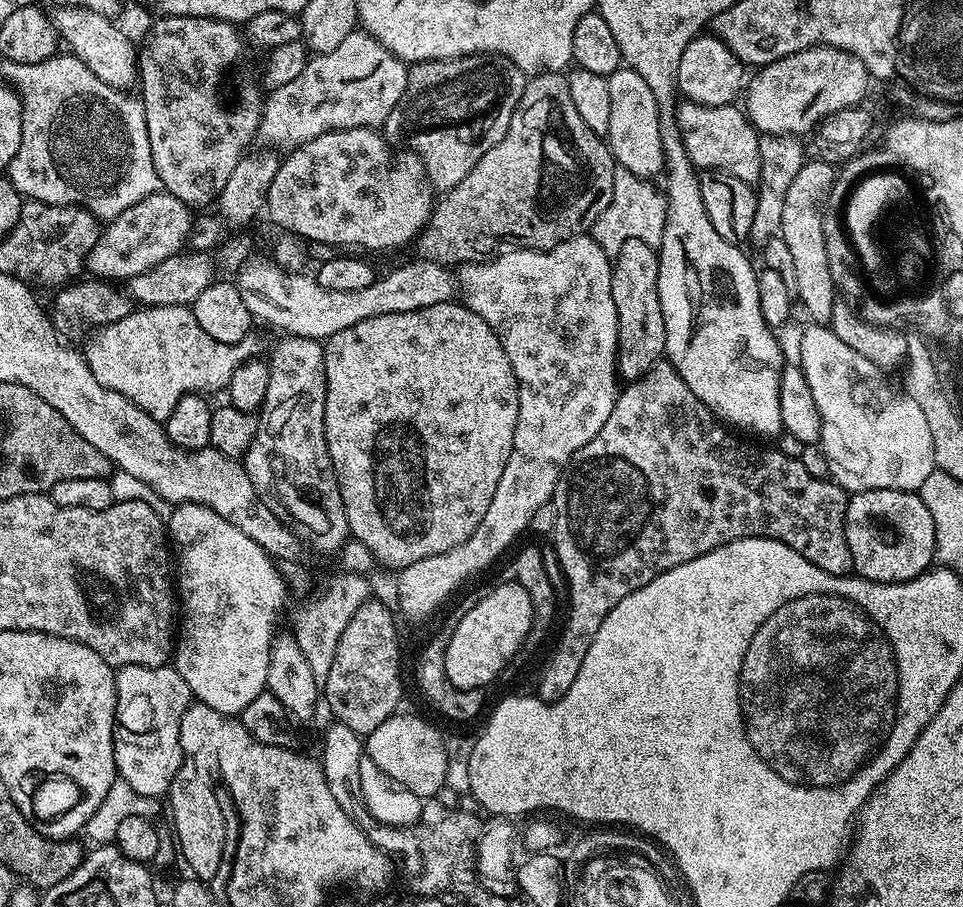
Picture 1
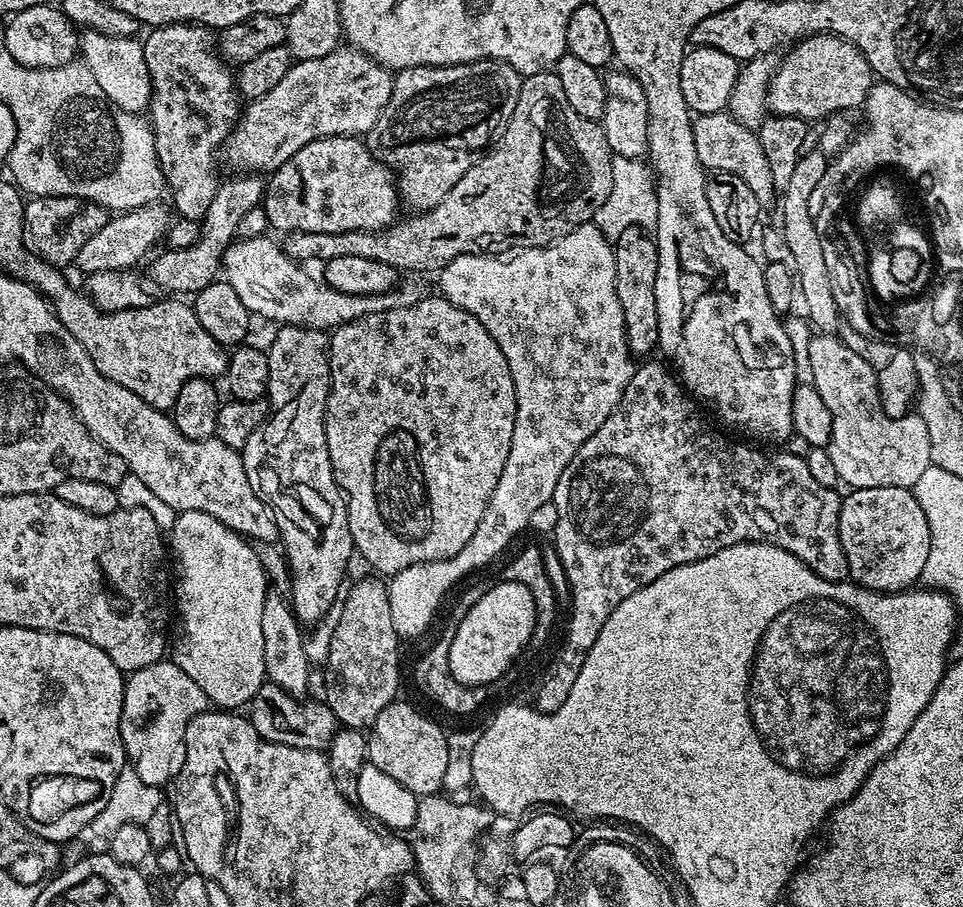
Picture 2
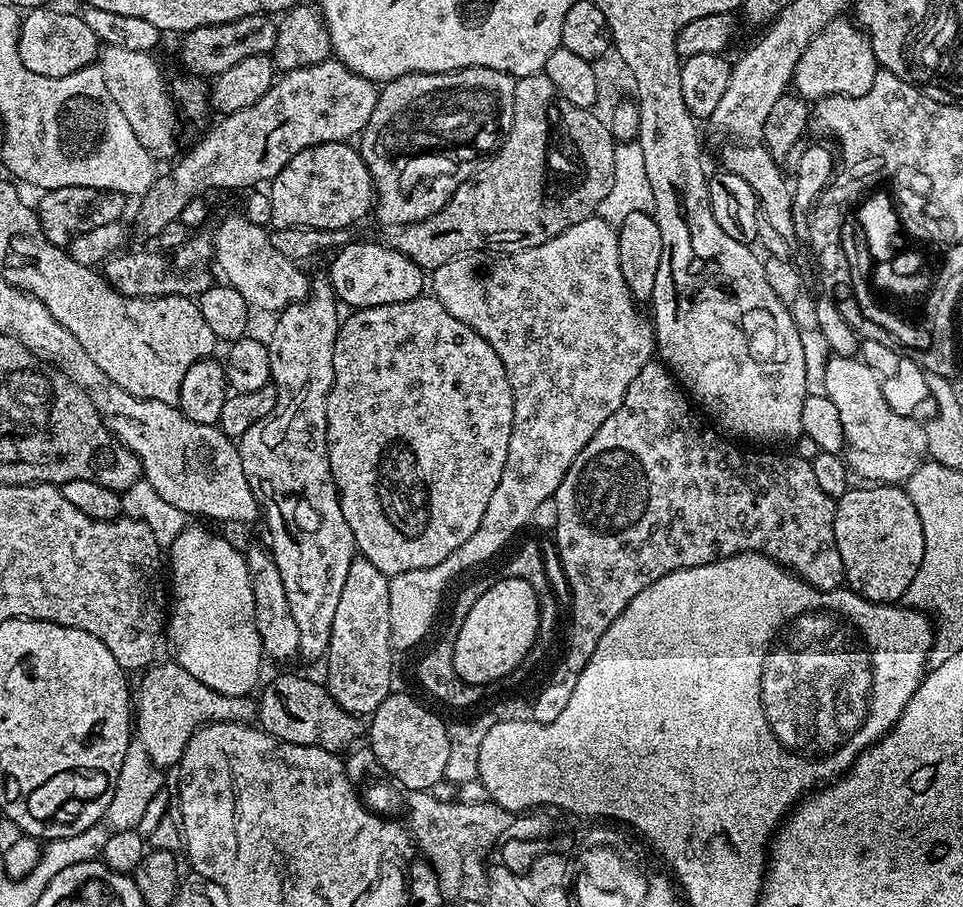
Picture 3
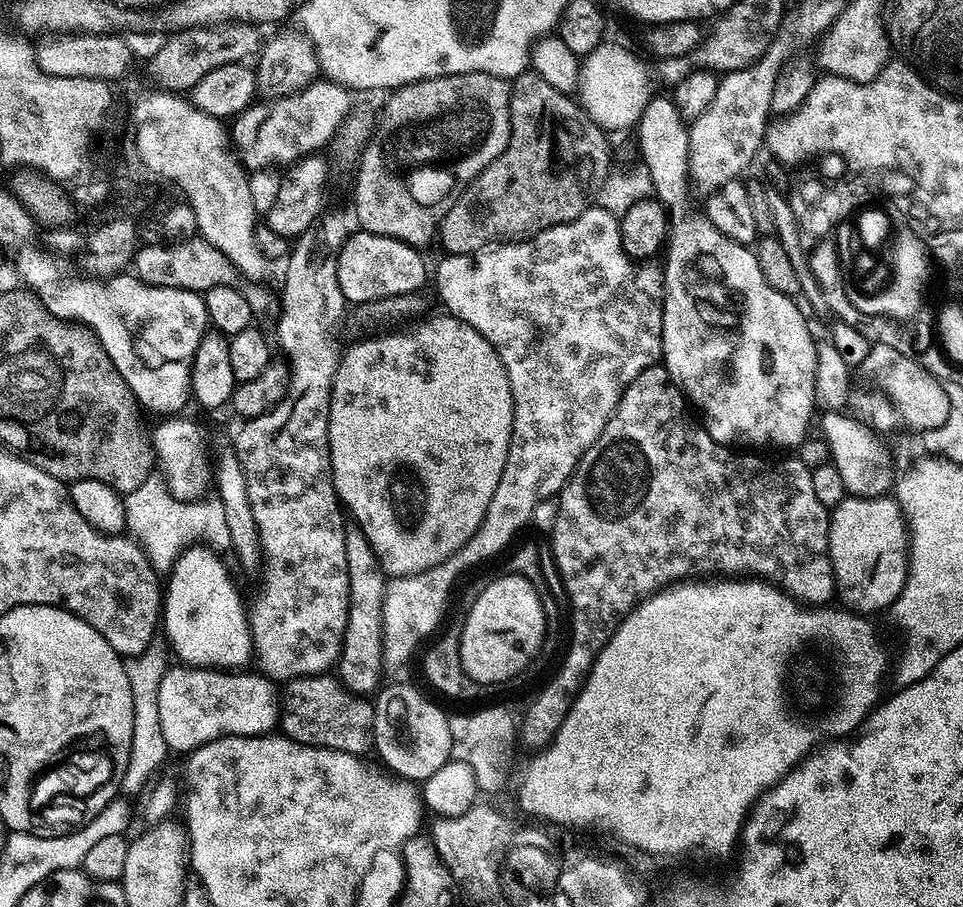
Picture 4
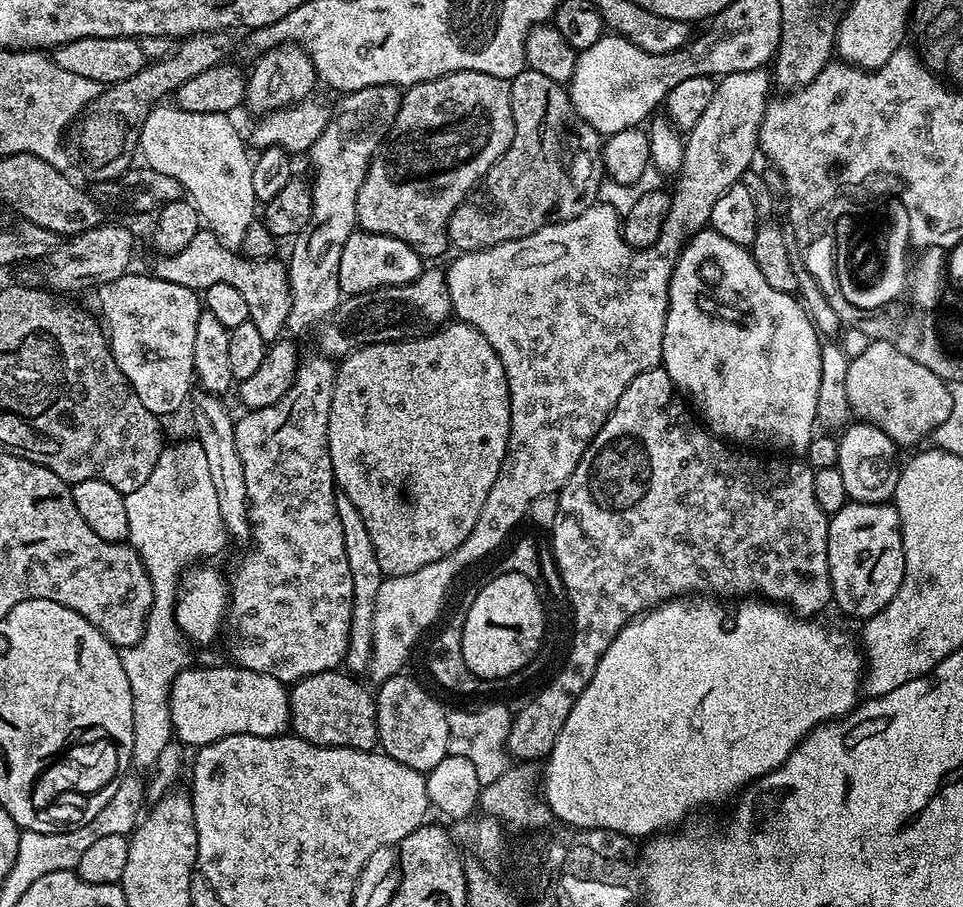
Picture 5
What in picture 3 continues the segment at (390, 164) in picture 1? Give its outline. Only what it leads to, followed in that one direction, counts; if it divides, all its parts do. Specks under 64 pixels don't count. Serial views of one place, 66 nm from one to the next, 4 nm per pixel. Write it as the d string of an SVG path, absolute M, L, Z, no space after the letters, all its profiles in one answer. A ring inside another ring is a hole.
M348 142L315 144L290 158L270 182L268 197L272 203L272 224L278 228L317 228L318 230L351 229L364 215L371 213L376 199L372 175L359 151Z

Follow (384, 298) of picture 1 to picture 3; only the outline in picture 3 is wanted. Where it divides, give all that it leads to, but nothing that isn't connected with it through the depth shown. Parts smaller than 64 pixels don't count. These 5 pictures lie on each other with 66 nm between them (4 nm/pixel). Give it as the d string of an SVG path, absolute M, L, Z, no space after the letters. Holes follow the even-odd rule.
M243 215L226 217L217 228L214 228L214 264L220 267L220 272L224 275L221 277L231 284L234 290L238 290L238 294L242 294L242 298L246 298L246 302L253 309L261 308L264 312L279 314L291 304L307 300L310 280L309 277L304 277L304 272L300 269L303 267L297 261L285 258L283 254L278 254L278 250L274 250L274 246L270 246L268 234L267 227L245 220Z

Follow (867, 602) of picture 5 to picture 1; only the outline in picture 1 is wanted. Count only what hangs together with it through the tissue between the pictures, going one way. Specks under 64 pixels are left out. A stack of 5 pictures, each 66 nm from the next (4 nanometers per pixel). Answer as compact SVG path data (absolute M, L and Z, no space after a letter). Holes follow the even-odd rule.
M866 490L849 495L846 506L846 546L850 546L850 558L855 575L865 580L897 584L913 580L914 577L929 571L936 560L936 535L934 534L934 518L930 518L930 510L926 510L926 502L915 492L902 490Z

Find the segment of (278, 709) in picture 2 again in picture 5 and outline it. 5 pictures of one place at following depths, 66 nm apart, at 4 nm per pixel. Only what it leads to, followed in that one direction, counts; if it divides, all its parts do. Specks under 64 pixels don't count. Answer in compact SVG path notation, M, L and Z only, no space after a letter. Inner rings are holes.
M344 670L303 676L291 685L288 698L290 728L306 742L327 748L373 751L380 743L376 697Z

